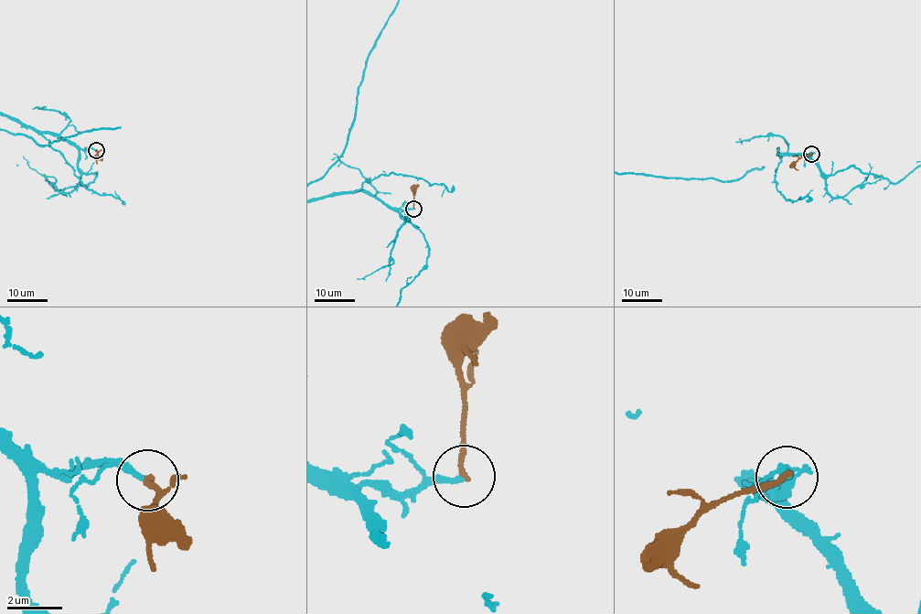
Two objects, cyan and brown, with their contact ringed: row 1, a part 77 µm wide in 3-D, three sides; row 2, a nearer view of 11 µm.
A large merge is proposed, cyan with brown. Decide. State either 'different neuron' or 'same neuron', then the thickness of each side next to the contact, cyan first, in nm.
different neuron; 240 nm thick on the cyan side, 200 nm on the other

